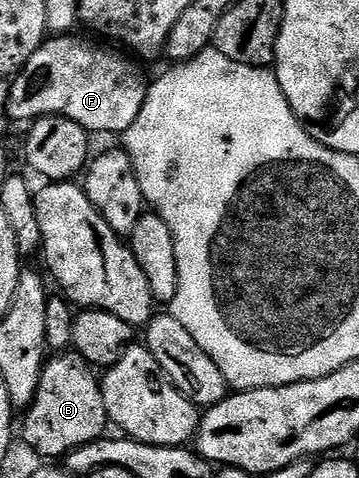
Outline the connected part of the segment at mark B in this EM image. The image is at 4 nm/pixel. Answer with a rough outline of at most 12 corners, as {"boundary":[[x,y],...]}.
{"boundary":[[47,358],[22,439],[46,461],[103,438],[95,364]]}

